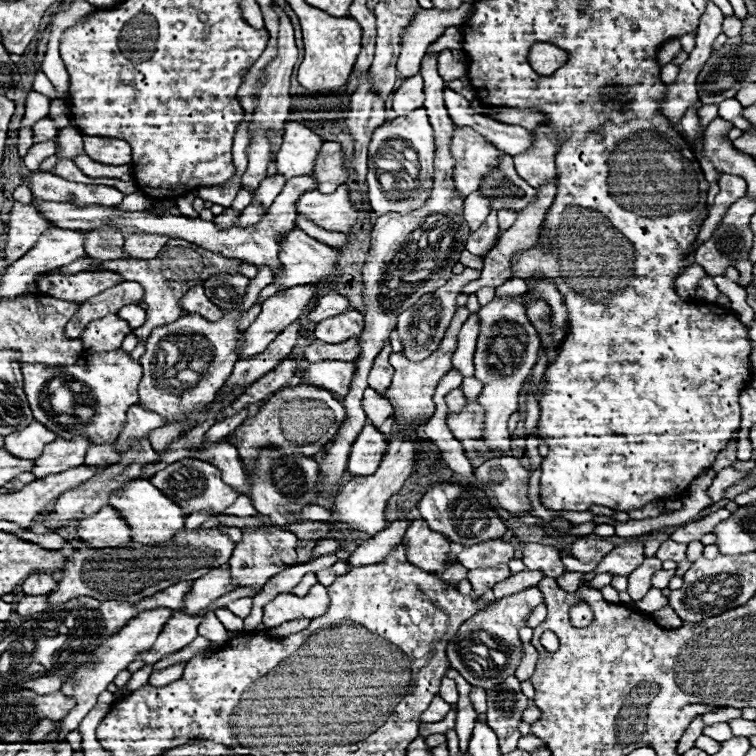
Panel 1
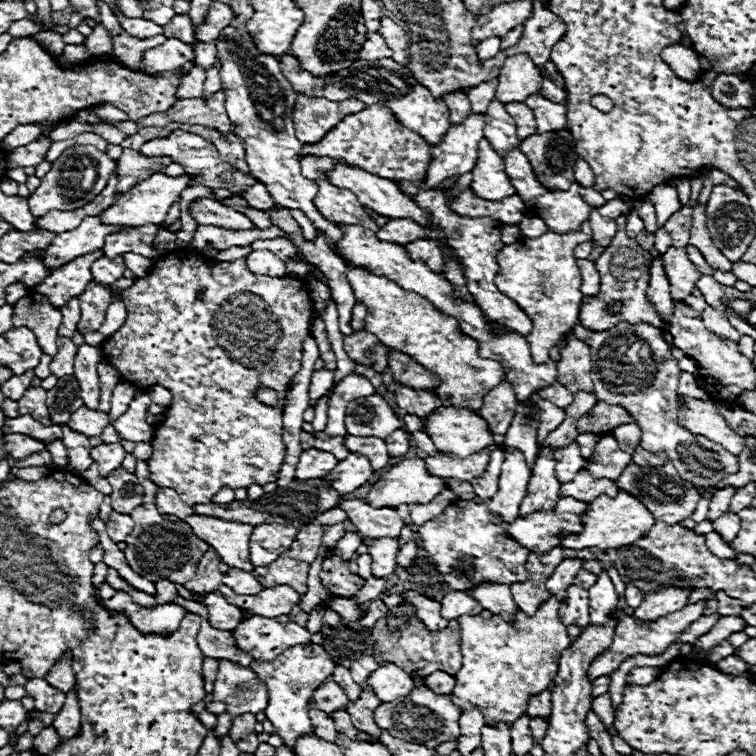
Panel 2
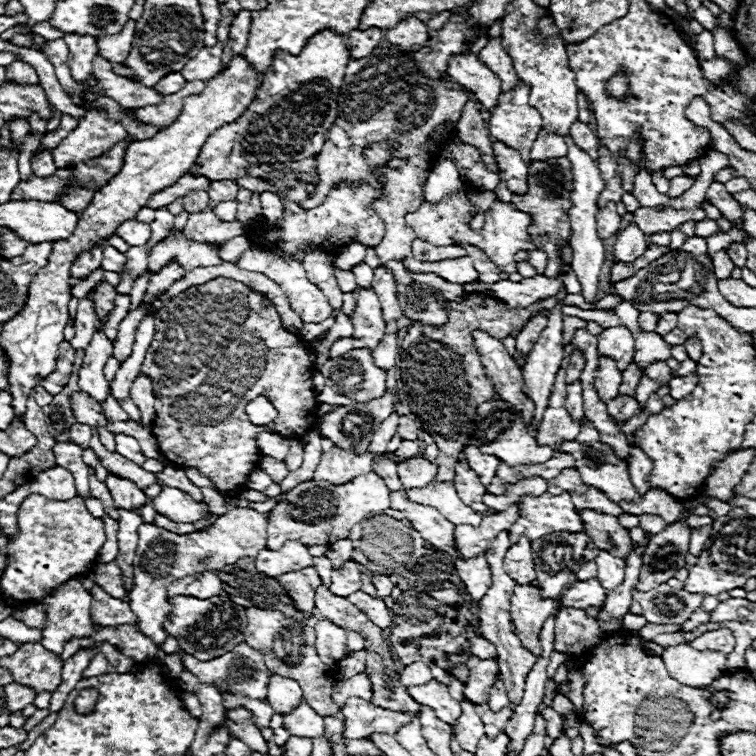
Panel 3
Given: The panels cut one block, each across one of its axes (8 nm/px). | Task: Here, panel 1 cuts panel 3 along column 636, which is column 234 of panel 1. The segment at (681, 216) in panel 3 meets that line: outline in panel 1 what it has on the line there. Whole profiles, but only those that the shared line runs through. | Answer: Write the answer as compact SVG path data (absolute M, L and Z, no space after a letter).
M226 208L220 216L214 218L214 224L216 224L218 228L232 228L232 226L236 226L238 216L240 216L238 210L234 210L234 208Z

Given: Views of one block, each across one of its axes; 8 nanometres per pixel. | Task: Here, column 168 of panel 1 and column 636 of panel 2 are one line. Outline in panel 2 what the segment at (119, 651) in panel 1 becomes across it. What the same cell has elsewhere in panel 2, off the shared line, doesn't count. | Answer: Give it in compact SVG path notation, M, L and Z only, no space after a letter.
M662 586L656 592L648 592L646 600L634 610L632 616L638 620L652 622L660 616L666 616L670 612L684 608L688 604L690 592L692 588L684 588L684 586Z

